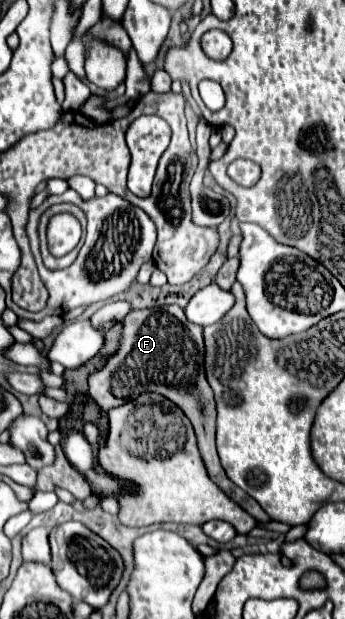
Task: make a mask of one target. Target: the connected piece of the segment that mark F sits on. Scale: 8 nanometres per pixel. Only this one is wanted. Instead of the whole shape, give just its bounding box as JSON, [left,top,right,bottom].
[88,304,272,524]

